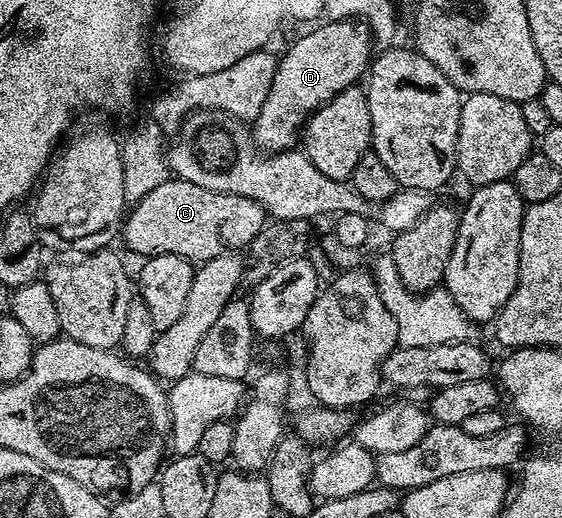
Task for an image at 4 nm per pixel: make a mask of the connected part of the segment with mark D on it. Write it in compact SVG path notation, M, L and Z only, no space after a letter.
M335 19L322 22L322 27L301 35L289 47L289 52L282 54L277 61L274 80L271 81L270 92L267 93L263 107L257 118L251 123L253 142L262 152L288 151L298 142L303 128L309 121L310 115L337 96L340 91L346 91L358 82L357 78L366 74L371 63L371 32L366 23L351 19Z

